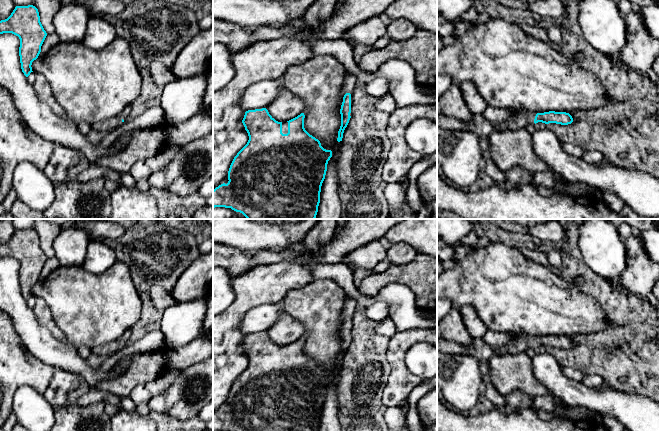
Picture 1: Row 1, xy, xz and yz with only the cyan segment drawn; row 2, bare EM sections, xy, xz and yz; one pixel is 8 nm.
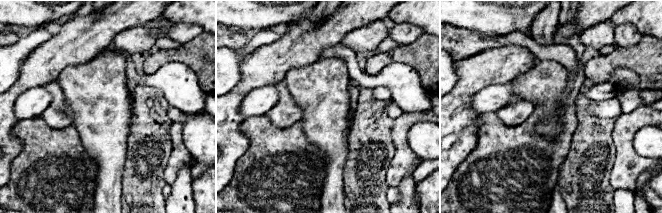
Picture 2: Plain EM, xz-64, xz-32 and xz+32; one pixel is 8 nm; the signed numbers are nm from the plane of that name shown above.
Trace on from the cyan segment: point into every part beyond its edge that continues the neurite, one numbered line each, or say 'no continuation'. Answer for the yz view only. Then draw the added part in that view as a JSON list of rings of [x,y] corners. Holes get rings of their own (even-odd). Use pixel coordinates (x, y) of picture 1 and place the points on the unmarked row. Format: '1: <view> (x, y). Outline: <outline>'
1: yz (479, 349). Outline: [[[520,335],[509,343],[497,347],[487,344],[482,339],[475,339],[470,345],[462,345],[443,338],[437,338],[437,351],[449,354],[470,355],[481,363],[490,360],[494,355],[515,354],[534,349],[537,337],[544,336]]]

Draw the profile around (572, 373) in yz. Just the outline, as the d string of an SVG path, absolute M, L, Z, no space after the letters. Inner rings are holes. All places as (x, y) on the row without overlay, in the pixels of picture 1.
M562 367L562 372L567 378L576 380L578 382L582 382L583 377L585 376L579 370L572 367Z

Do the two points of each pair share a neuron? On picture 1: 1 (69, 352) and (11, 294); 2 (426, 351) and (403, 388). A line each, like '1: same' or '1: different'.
1: same
2: different

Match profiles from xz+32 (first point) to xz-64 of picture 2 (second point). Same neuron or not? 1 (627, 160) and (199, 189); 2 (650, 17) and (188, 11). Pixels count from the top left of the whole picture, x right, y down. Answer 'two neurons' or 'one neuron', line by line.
1: two neurons
2: one neuron

